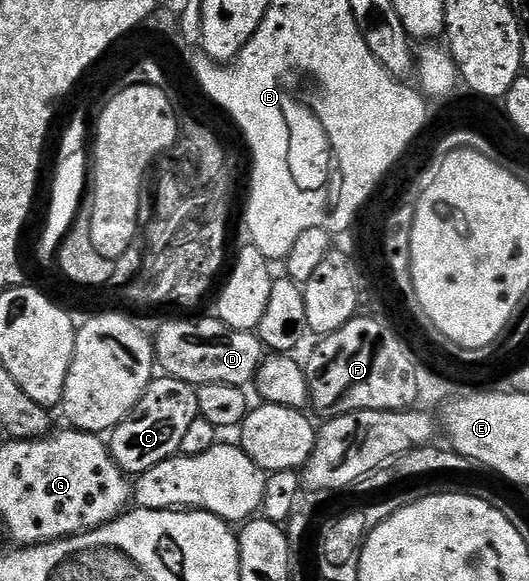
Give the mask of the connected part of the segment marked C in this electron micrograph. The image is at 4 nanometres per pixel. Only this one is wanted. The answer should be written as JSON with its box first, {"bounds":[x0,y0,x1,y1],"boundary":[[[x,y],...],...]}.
{"bounds":[109,377,200,477],"boundary":[[[156,377],[145,389],[141,401],[127,414],[125,421],[110,432],[109,446],[115,464],[128,477],[143,475],[153,465],[180,454],[179,446],[189,425],[200,418],[197,405],[197,390],[185,381],[170,377]]]}

